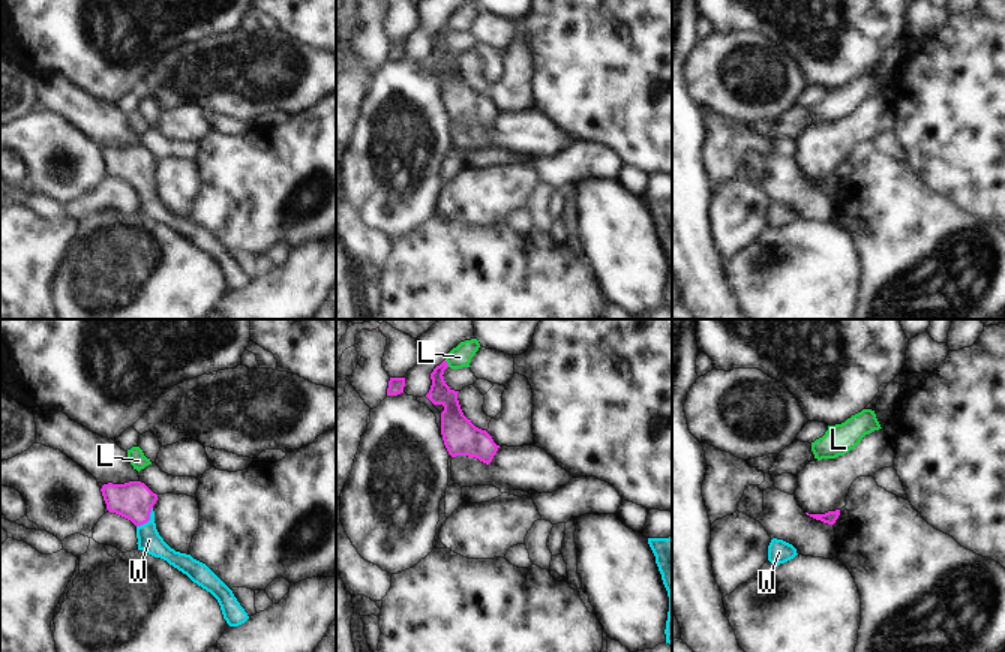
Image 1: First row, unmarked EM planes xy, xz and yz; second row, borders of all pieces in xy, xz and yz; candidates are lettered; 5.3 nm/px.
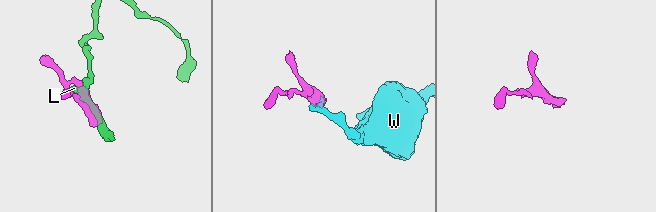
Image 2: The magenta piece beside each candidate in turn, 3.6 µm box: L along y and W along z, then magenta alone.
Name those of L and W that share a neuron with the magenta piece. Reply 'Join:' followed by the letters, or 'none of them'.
Join: W

